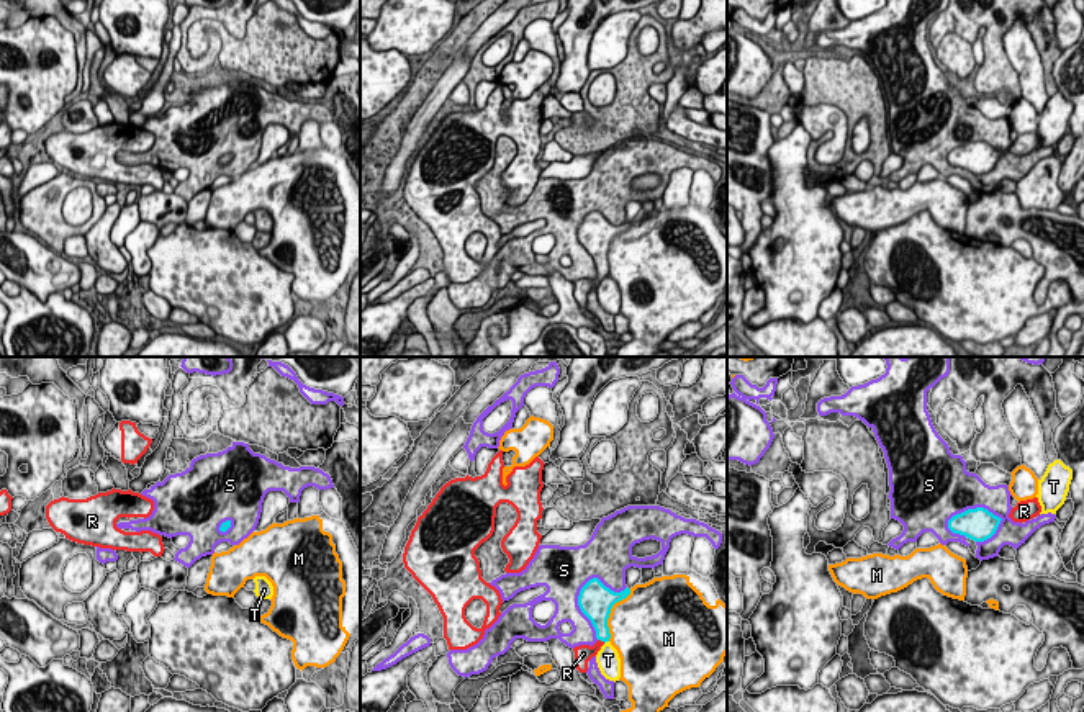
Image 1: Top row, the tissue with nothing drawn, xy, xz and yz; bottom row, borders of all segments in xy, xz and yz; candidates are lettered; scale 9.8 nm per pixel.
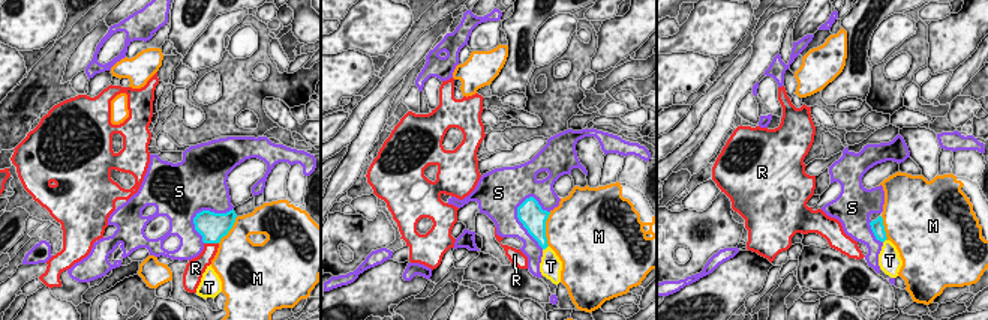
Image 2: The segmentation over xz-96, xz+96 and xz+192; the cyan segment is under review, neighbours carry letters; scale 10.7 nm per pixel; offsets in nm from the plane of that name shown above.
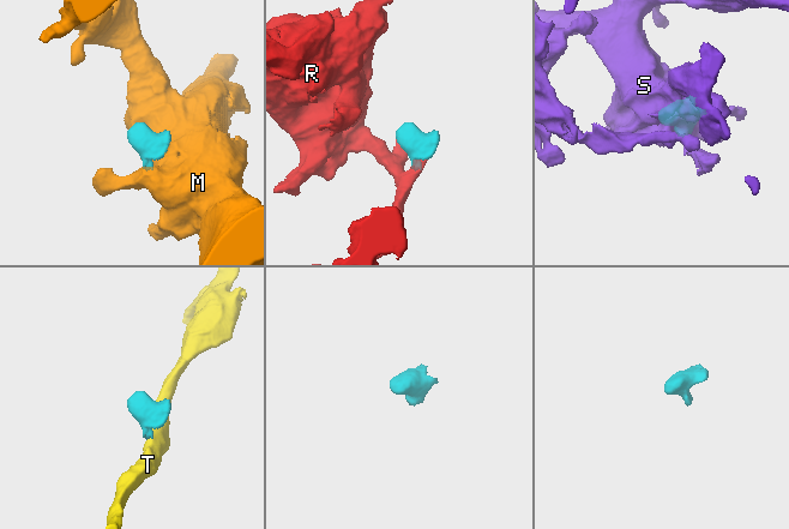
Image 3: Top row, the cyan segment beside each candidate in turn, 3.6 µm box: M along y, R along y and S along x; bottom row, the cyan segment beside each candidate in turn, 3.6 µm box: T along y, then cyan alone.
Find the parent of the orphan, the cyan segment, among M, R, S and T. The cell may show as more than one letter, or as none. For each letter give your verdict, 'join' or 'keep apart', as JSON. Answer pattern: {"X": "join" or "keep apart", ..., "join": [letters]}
{"M": "keep apart", "R": "join", "S": "keep apart", "T": "keep apart", "join": ["R"]}

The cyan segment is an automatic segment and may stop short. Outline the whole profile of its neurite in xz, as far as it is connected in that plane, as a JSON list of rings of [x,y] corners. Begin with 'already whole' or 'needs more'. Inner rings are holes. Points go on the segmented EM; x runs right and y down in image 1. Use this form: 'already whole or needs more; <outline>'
needs more; [[[598,578],[589,579],[580,591],[578,606],[581,612],[591,620],[598,642],[589,645],[575,647],[575,666],[580,673],[588,671],[588,661],[598,655],[601,647],[609,642],[611,633],[607,619],[616,602],[626,599],[630,589],[626,588],[621,593],[614,593],[606,588]]]

